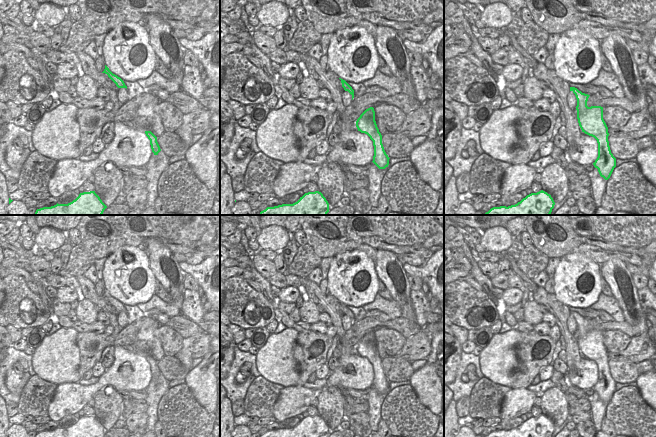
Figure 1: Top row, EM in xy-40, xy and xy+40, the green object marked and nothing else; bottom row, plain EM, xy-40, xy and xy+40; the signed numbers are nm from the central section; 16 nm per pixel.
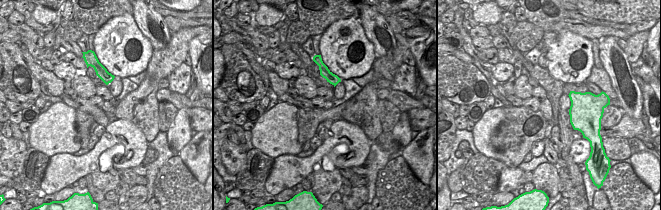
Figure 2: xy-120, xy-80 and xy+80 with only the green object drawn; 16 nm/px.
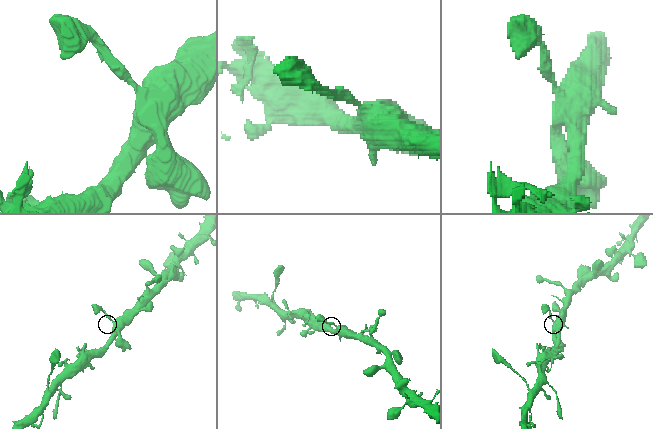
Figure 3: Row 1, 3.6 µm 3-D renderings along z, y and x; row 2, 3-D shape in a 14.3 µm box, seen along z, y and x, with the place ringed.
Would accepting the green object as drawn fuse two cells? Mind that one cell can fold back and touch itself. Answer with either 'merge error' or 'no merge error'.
no merge error

